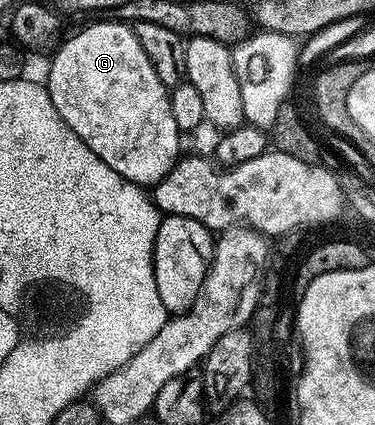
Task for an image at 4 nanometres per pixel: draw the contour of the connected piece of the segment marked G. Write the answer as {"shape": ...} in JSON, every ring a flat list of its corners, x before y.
{"shape":[[107,22,82,28,54,51,46,86,62,121,114,173,131,183,155,185,182,155,182,132,170,113,170,91,158,81,135,30,127,22]]}

